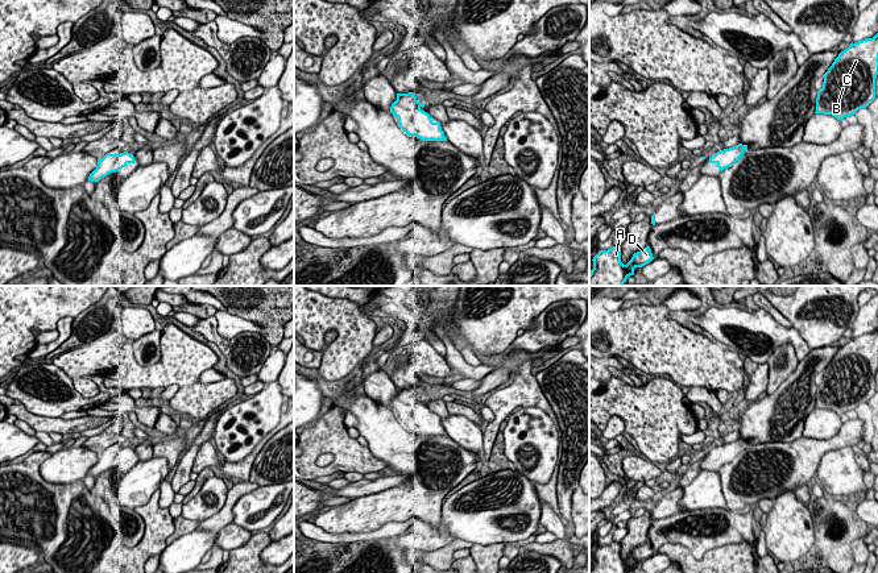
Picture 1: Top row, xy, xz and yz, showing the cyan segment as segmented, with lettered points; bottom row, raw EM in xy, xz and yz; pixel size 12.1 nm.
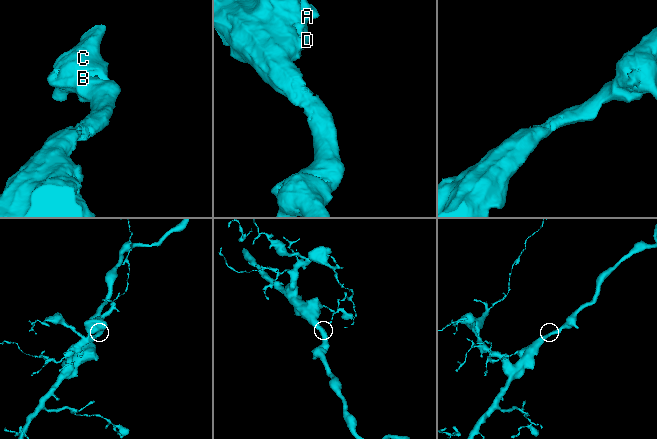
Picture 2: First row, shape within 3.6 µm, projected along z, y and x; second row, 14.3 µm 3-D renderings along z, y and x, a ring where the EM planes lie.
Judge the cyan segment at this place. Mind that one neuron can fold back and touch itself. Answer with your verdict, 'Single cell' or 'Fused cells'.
Fused cells

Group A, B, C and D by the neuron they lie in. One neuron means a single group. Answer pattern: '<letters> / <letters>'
A D / B C

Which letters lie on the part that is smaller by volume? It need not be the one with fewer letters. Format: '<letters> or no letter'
B, C

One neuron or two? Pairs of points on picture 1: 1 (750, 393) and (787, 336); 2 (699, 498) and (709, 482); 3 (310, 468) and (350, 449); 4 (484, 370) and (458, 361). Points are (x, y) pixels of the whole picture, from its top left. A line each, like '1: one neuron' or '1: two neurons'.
1: two neurons
2: one neuron
3: one neuron
4: one neuron

